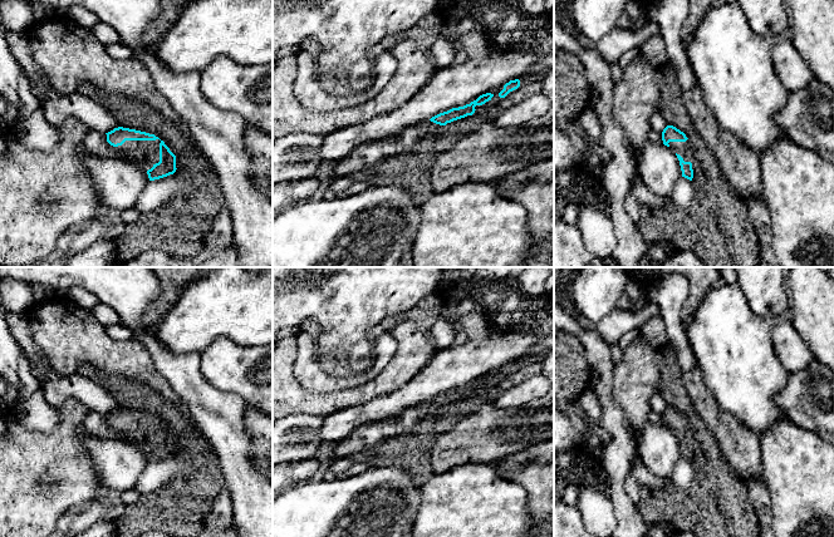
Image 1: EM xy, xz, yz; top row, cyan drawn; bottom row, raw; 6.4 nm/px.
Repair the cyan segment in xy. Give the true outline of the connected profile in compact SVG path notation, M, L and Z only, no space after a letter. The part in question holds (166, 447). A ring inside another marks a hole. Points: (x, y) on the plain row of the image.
M118 408L106 414L107 423L116 429L119 439L134 443L147 452L149 462L176 453L176 437L154 415Z

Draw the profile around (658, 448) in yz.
M646 424L636 437L636 452L656 477L671 481L682 452L676 434L667 427Z

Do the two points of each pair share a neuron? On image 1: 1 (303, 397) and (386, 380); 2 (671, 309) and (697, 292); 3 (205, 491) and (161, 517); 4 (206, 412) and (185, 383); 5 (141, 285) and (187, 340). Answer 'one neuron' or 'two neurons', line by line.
1: one neuron
2: two neurons
3: one neuron
4: one neuron
5: two neurons

